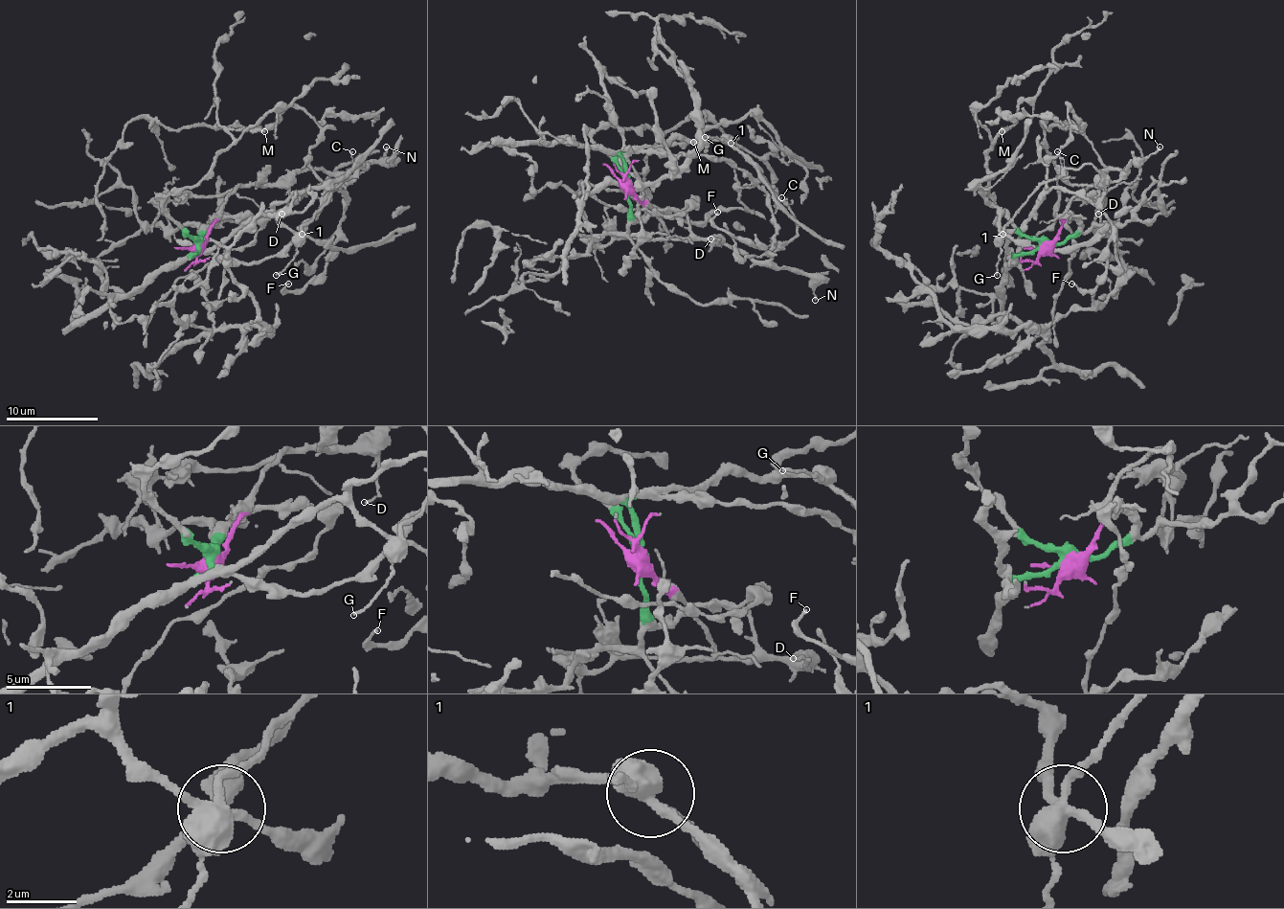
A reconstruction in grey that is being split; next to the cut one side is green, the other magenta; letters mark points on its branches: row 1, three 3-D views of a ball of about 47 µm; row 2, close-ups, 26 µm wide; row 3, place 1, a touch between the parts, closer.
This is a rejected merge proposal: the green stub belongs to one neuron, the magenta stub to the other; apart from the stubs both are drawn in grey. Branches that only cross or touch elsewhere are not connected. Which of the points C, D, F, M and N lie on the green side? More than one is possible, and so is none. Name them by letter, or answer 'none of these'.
F, M

